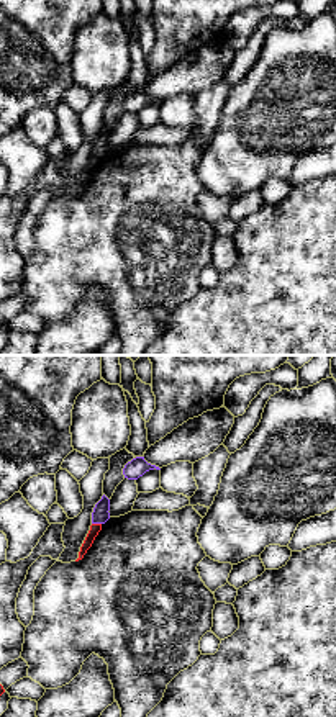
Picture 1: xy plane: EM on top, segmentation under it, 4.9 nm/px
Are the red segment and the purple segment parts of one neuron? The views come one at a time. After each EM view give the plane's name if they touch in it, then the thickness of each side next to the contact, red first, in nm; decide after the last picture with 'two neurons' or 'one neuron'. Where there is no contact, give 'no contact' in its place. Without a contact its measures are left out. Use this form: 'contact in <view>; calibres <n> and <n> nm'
contact in xy; calibres 50 and 90 nm

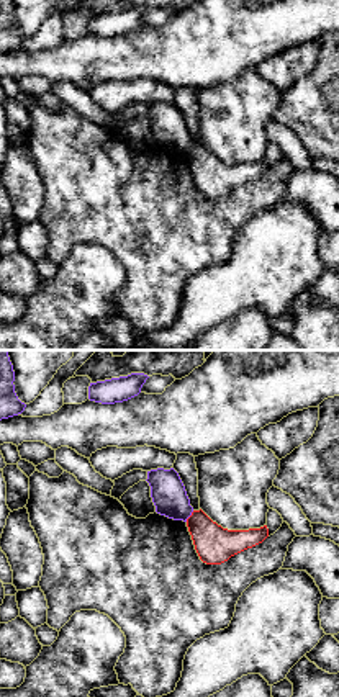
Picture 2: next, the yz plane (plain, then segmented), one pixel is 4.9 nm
contact in yz; calibres 190 and 170 nm

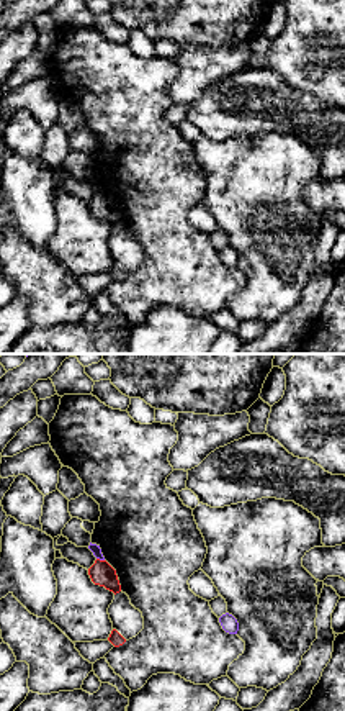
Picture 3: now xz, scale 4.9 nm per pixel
contact in xz; calibres 120 and 50 nm

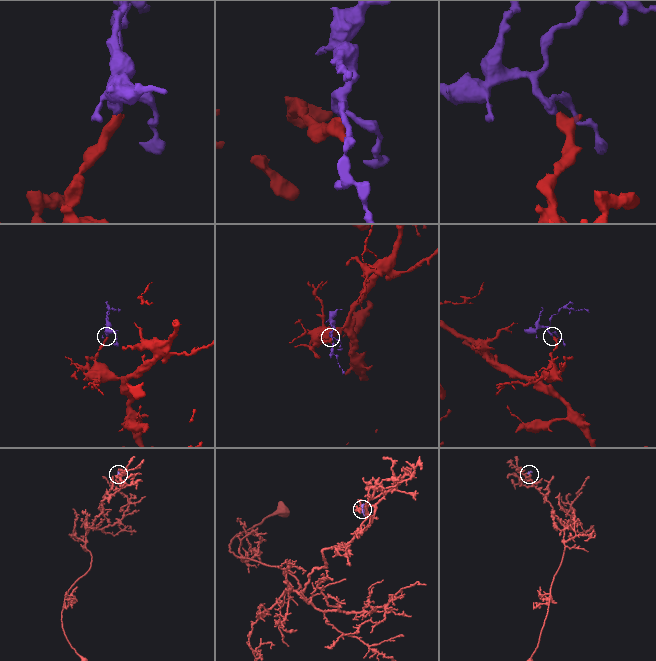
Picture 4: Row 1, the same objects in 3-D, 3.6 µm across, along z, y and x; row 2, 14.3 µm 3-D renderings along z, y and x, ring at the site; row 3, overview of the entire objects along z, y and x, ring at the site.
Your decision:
two neurons

